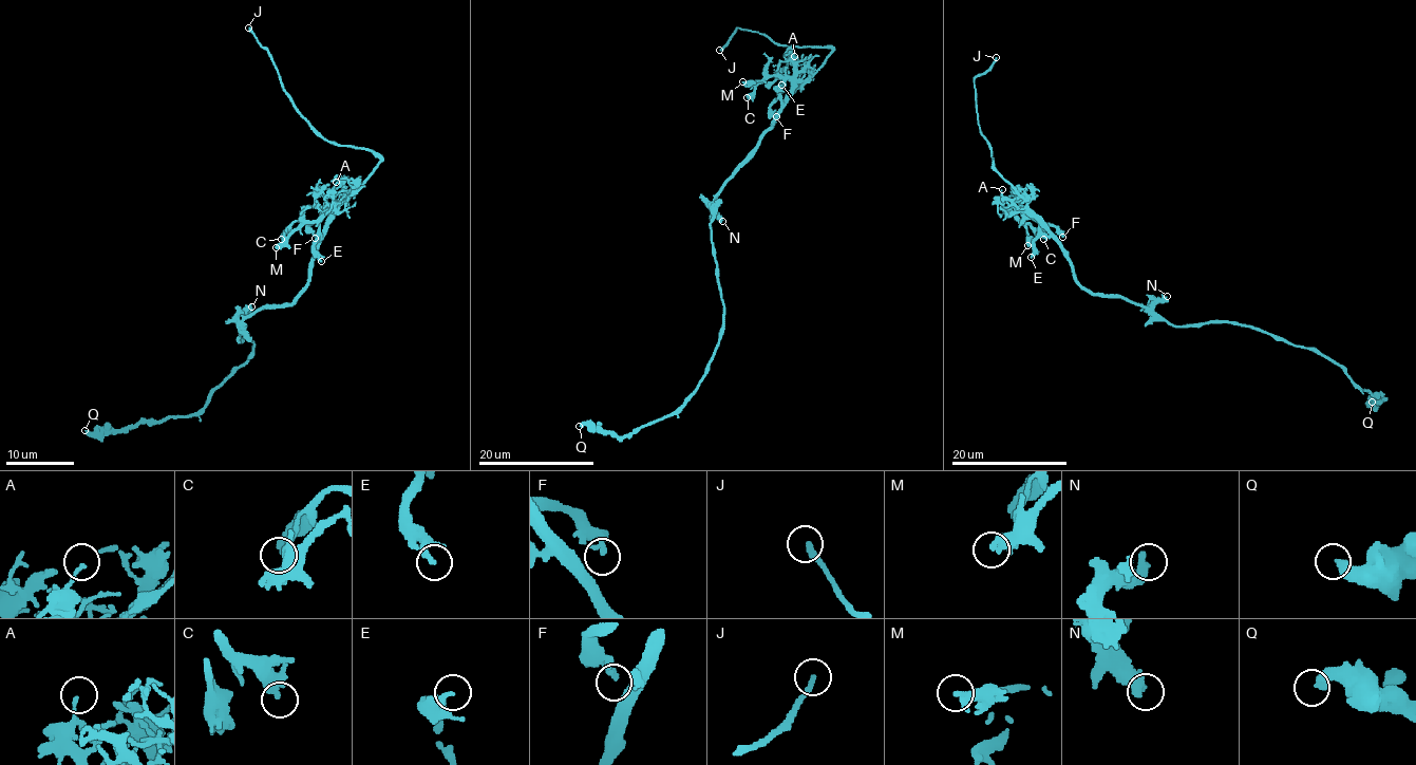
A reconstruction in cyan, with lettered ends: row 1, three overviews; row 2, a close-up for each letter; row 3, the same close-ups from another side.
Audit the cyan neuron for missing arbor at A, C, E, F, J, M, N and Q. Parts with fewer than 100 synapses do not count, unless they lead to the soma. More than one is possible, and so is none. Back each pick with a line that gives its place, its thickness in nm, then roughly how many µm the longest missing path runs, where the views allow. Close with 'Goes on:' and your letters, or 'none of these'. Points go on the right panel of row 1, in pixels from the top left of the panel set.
J: Place: (996, 57). Thickness 200 nm. Missing length about 10 µm
Goes on: J

